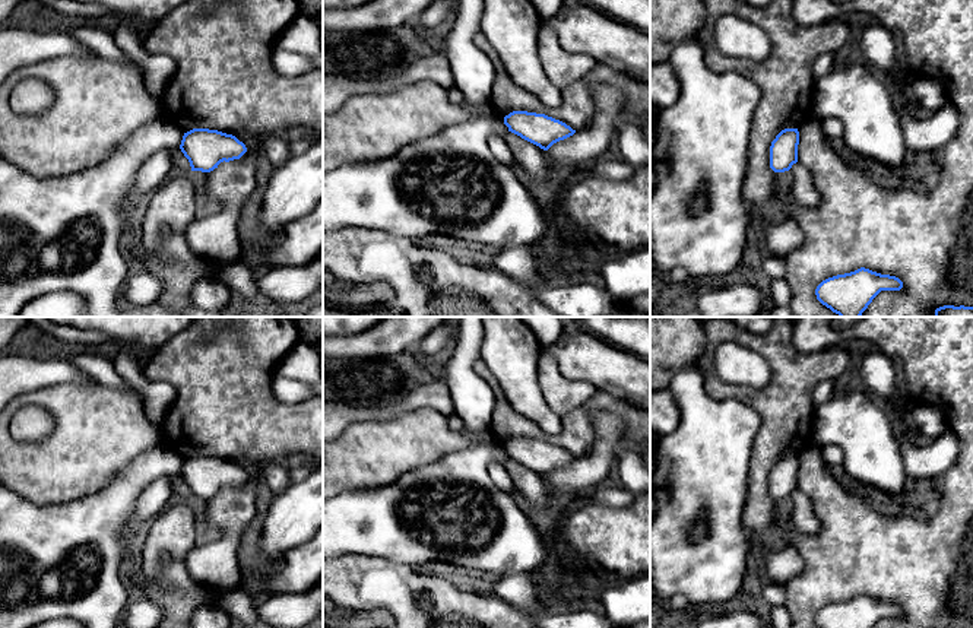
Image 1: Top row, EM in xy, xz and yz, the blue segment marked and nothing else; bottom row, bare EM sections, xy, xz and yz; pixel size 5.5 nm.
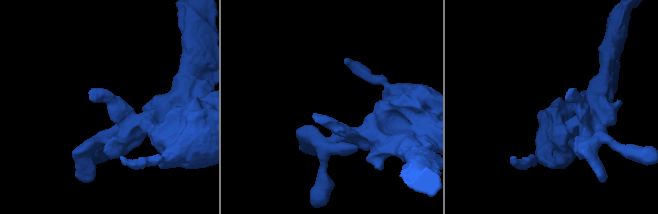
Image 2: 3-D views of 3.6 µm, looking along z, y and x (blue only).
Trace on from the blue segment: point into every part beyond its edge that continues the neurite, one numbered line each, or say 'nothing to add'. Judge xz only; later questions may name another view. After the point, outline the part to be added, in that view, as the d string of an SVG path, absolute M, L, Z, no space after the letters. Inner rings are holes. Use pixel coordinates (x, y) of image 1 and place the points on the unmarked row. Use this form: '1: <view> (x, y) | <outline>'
nothing to add

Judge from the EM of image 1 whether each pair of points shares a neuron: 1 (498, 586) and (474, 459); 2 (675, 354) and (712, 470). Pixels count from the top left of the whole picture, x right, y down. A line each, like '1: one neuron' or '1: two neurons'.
1: two neurons
2: two neurons

